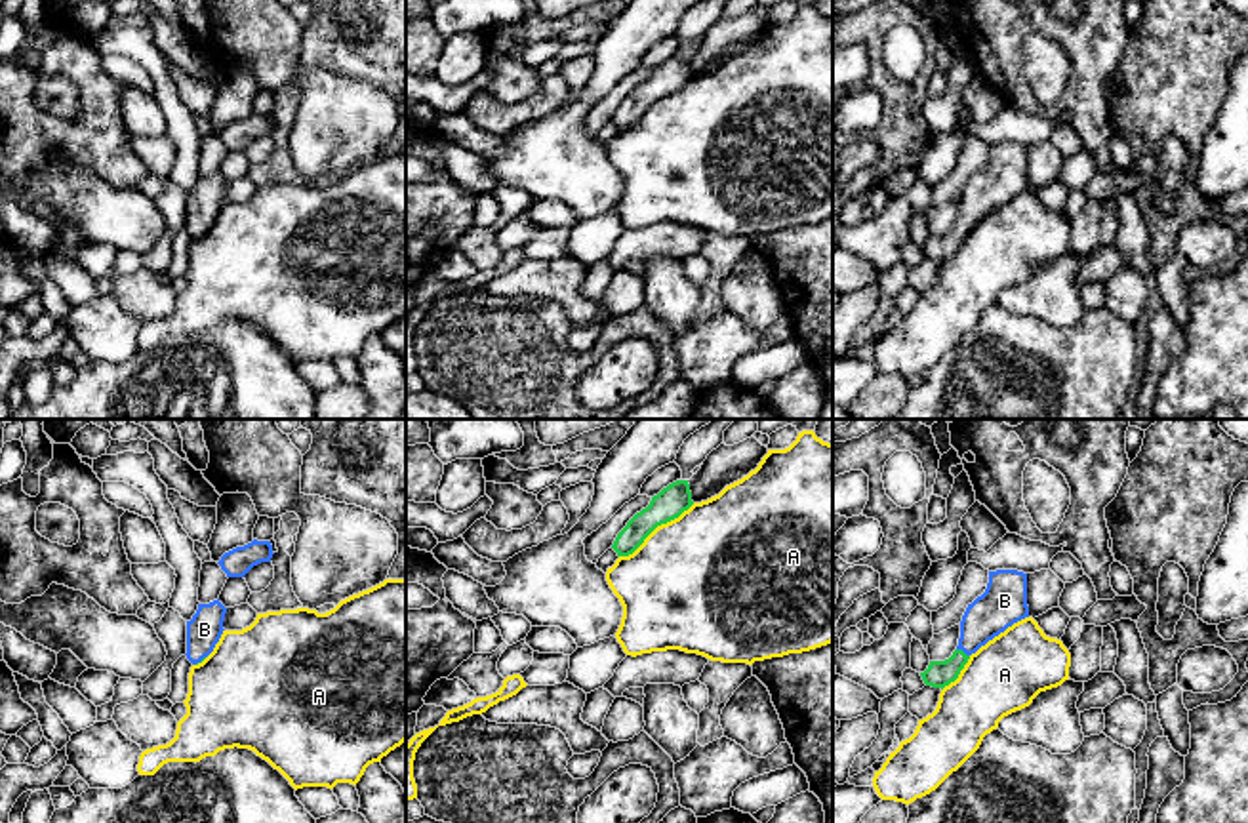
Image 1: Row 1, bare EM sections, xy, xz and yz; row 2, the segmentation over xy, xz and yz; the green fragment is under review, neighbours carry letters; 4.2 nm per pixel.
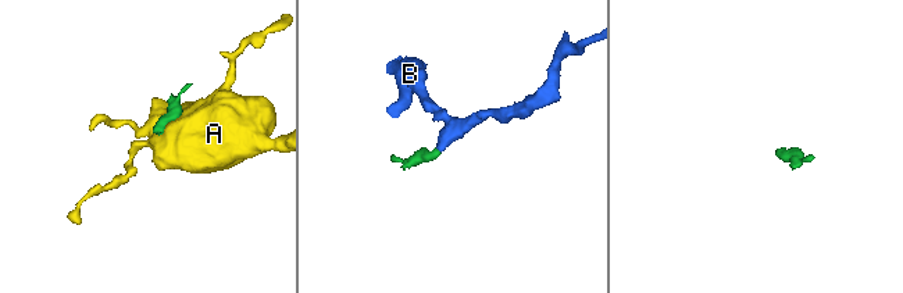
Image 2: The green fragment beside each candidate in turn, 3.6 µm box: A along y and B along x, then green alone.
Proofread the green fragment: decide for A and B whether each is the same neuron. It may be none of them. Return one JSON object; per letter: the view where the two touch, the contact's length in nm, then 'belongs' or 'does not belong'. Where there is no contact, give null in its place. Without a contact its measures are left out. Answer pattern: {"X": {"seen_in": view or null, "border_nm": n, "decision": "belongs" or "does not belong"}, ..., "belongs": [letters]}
{"A": {"seen_in": "xz", "border_nm": 400, "decision": "does not belong"}, "B": {"seen_in": "yz", "border_nm": 70, "decision": "belongs"}, "belongs": ["B"]}

